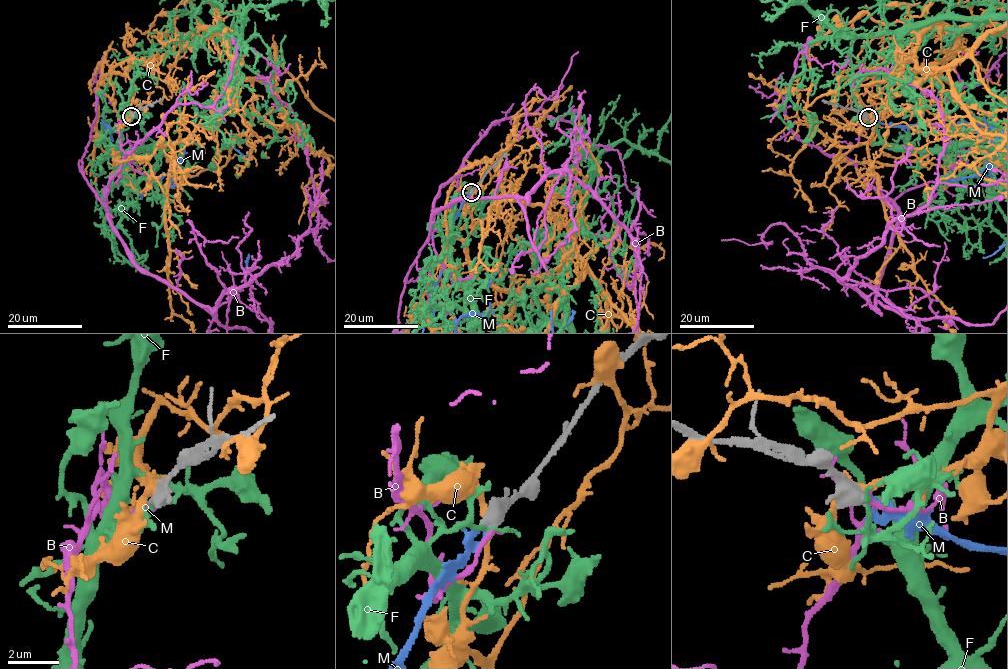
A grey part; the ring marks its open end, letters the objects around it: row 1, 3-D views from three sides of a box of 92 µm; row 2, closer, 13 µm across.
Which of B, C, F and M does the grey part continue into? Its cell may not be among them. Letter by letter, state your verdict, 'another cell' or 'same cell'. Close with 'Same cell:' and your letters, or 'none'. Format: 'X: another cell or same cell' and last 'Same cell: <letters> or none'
B: another cell
C: another cell
F: another cell
M: same cell
Same cell: M

